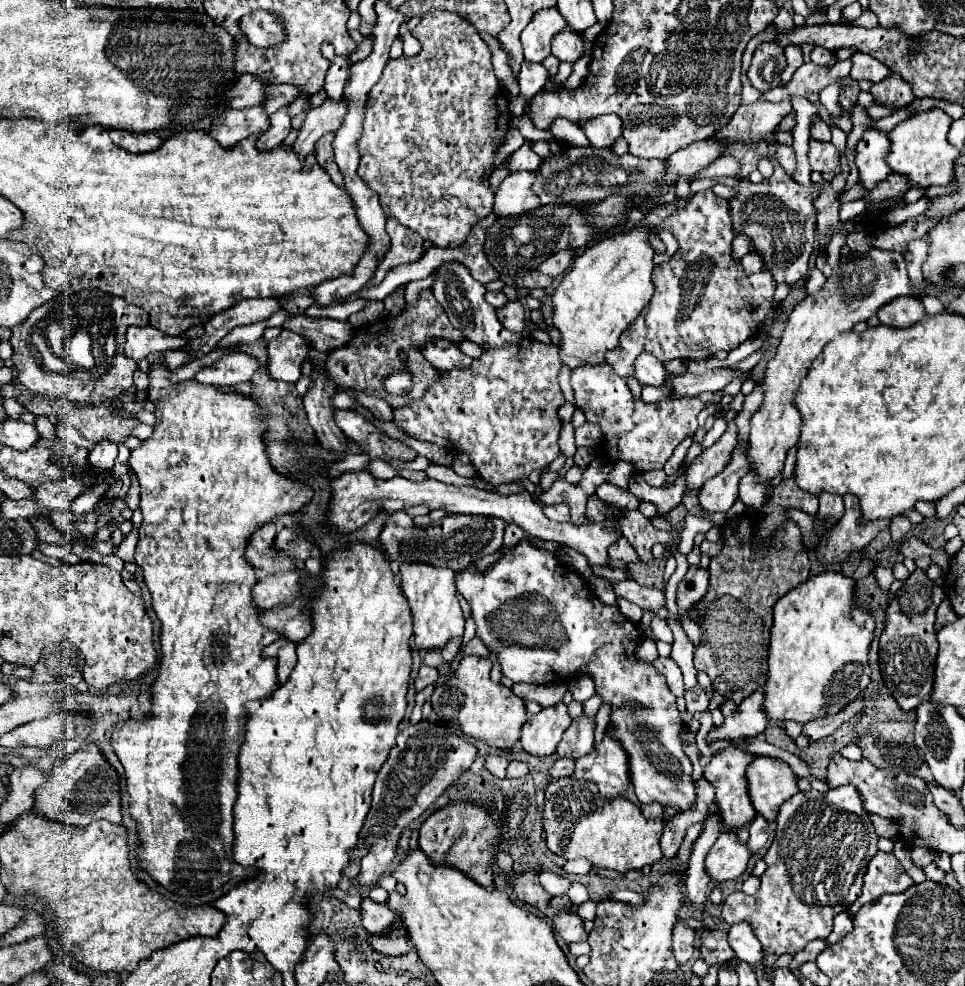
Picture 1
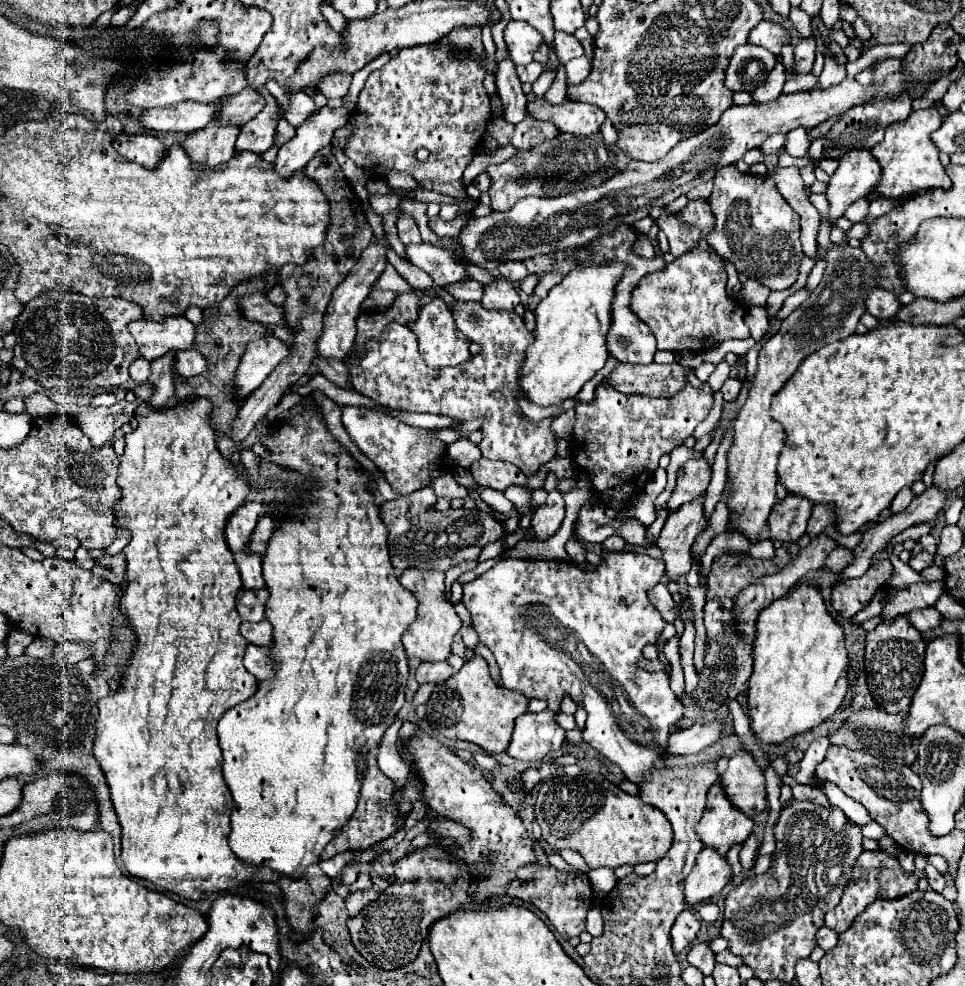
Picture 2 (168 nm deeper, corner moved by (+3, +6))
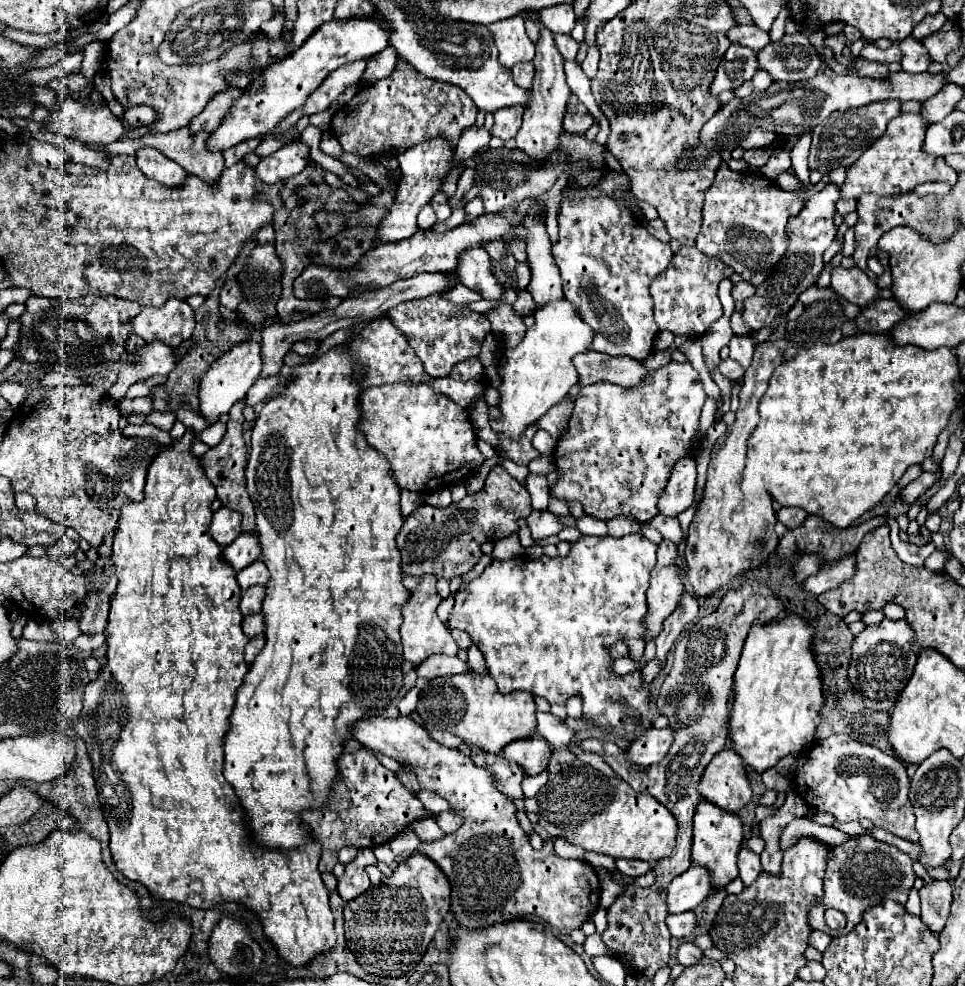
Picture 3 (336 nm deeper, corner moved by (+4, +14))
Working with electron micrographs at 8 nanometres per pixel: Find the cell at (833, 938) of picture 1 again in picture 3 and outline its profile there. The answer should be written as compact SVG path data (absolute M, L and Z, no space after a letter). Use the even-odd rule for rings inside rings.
M812 931L810 937L808 937L808 945L810 947L816 947L818 951L824 951L830 943L830 937L826 933L820 933L820 931Z

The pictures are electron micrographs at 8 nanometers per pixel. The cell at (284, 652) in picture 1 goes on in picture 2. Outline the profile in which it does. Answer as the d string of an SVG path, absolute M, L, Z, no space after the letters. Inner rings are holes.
M247 645L247 653L243 659L245 667L249 673L253 673L259 681L265 681L271 677L271 673L275 671L275 661L271 655L269 647L261 647L261 645Z

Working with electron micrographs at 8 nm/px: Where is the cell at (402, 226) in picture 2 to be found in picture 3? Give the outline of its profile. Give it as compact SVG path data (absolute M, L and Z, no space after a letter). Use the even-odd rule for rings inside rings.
M424 205L422 211L420 211L420 215L418 215L418 227L420 227L422 231L428 231L436 221L438 221L438 219L436 219L434 209L432 209L430 205Z

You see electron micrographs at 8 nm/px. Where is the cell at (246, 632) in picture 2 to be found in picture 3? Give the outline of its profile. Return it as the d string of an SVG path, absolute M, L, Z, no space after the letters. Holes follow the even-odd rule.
M258 613L258 615L248 615L244 617L244 623L242 623L242 629L248 637L256 637L260 633L264 633L264 617Z

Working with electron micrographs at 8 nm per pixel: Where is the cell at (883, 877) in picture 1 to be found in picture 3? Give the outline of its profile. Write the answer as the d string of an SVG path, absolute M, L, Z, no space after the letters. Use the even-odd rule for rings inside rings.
M850 837L846 843L842 843L842 845L836 845L836 847L828 847L828 869L826 869L826 873L824 873L824 897L816 903L816 905L812 905L810 909L808 909L808 925L810 925L810 929L818 929L818 931L824 931L824 933L828 933L830 937L834 937L834 935L838 935L838 933L848 933L848 931L852 931L860 921L862 921L862 915L864 915L864 911L866 909L870 909L872 905L878 905L878 903L884 903L884 901L896 901L896 903L900 903L900 905L906 905L906 901L908 901L908 893L910 893L910 889L912 889L912 885L914 885L914 881L916 881L916 873L914 873L914 869L912 869L912 859L910 859L910 855L906 855L906 853L902 853L902 851L898 851L896 847L892 847L892 845L888 845L888 843L882 843L882 841L876 841L876 839L872 839L872 837ZM820 905L824 907L824 909L828 909L828 907L832 907L832 909L838 909L838 911L842 911L844 915L846 915L846 927L842 929L842 931L832 931L826 923L824 923L824 917L820 917Z

